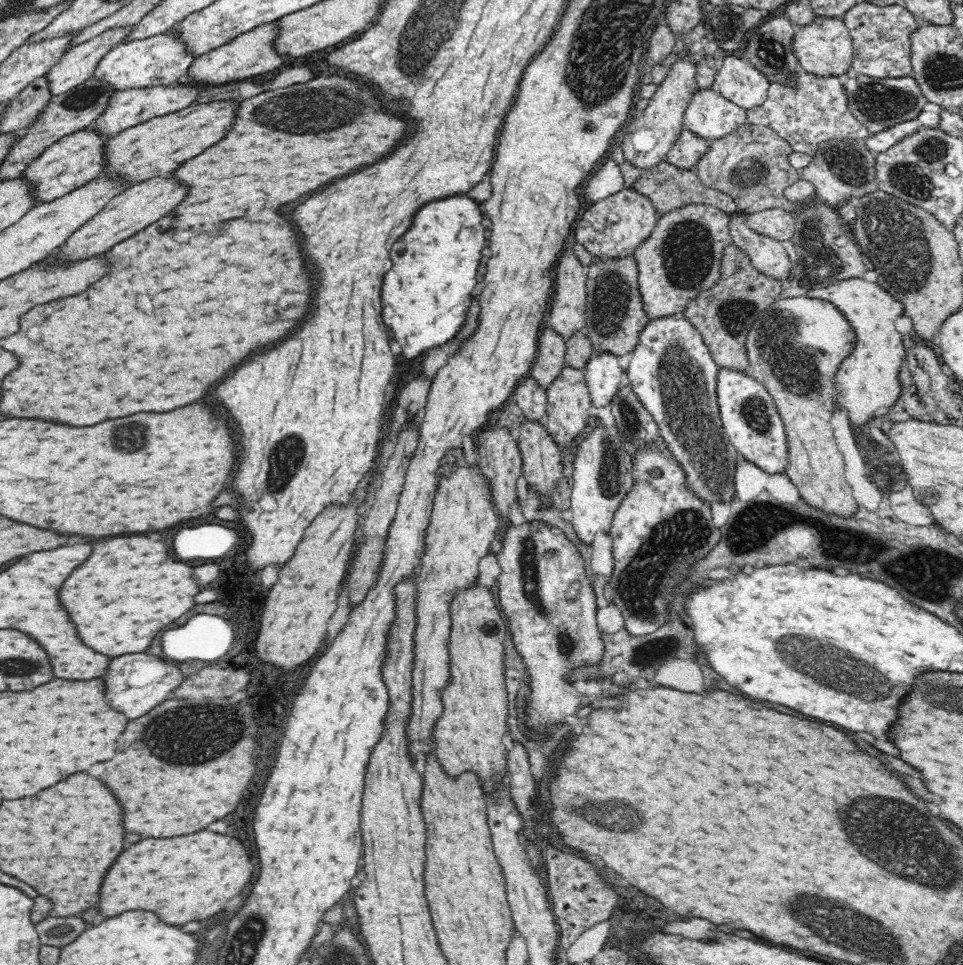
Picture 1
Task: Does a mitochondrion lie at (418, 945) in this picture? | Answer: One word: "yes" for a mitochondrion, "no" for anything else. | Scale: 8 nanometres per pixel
no

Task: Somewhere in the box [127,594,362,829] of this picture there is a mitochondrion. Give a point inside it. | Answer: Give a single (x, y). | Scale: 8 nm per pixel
(183, 736)

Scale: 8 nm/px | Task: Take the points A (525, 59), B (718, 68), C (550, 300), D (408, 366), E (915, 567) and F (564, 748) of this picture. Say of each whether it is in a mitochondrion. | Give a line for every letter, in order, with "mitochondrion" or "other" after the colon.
A: other
B: other
C: other
D: other
E: mitochondrion
F: other

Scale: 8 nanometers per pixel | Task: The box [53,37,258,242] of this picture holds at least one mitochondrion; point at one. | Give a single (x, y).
(78, 101)

